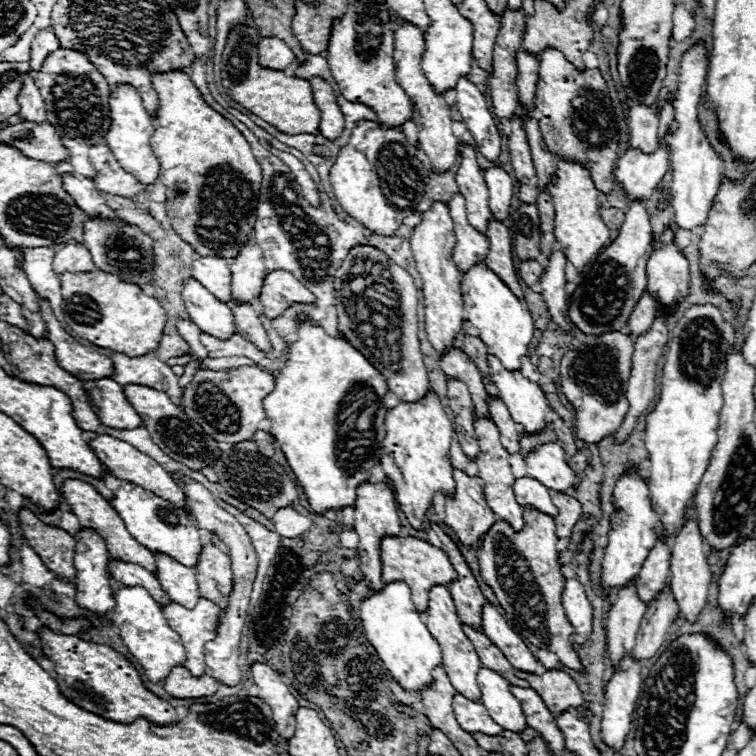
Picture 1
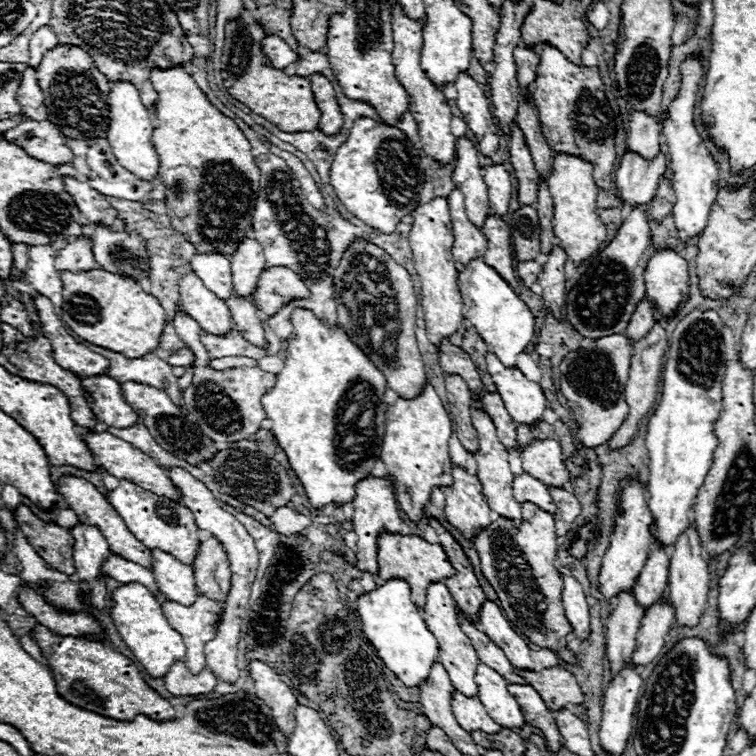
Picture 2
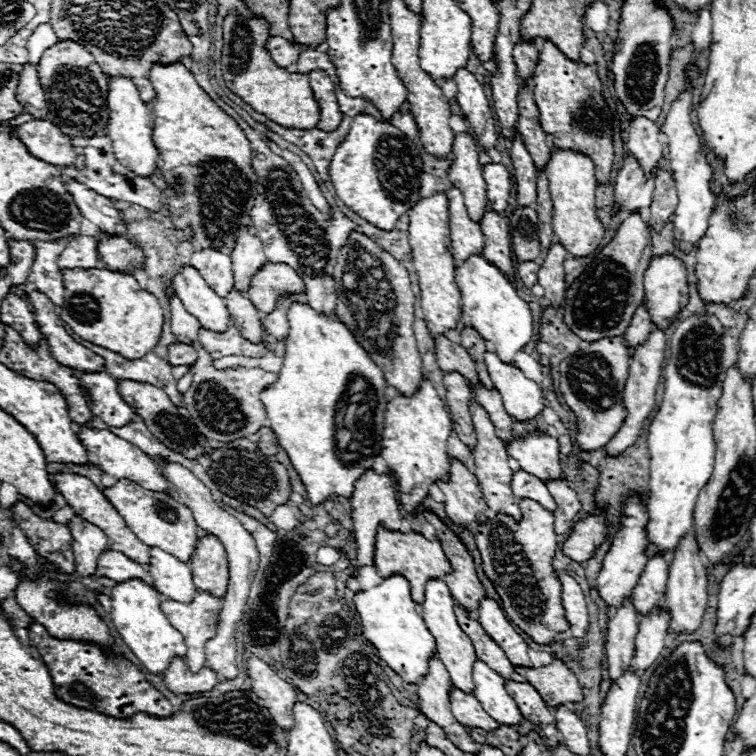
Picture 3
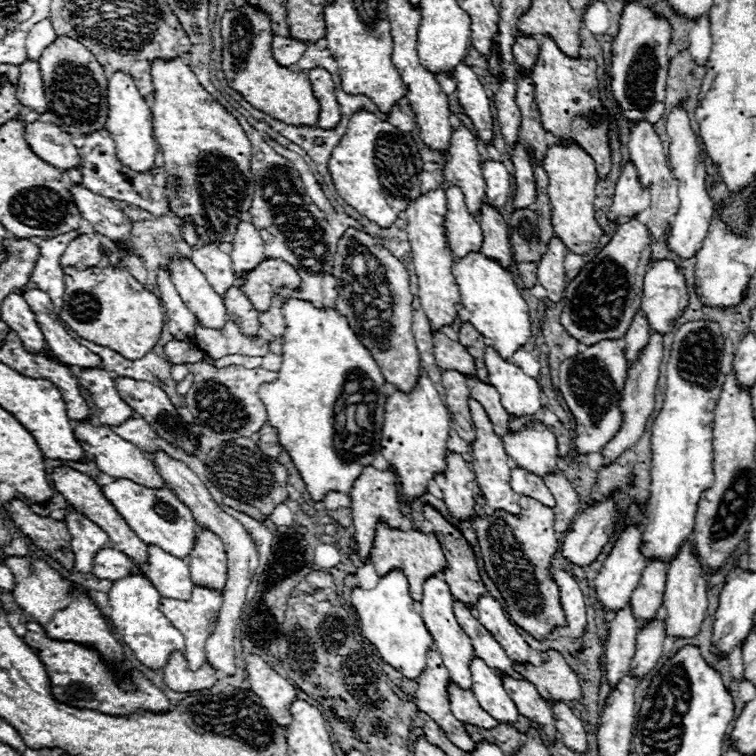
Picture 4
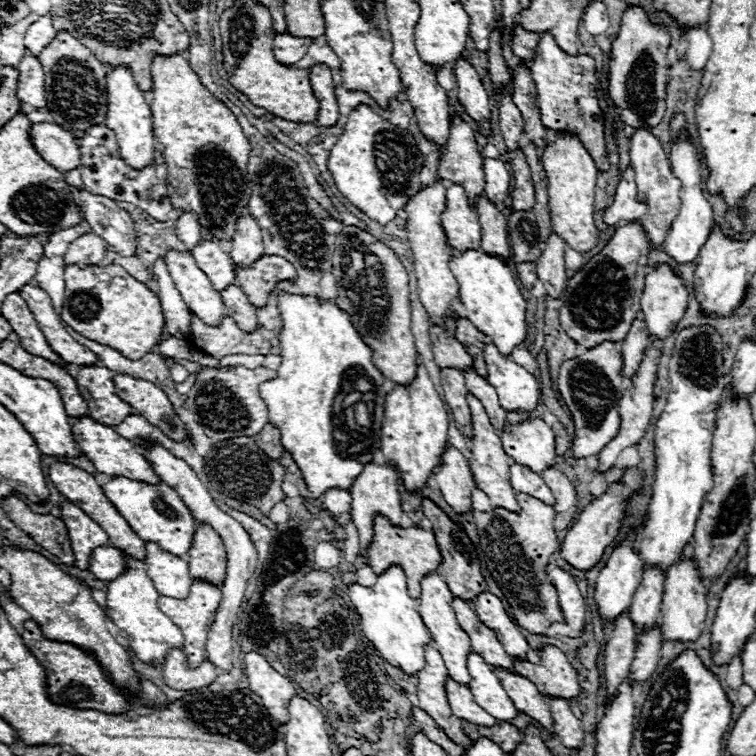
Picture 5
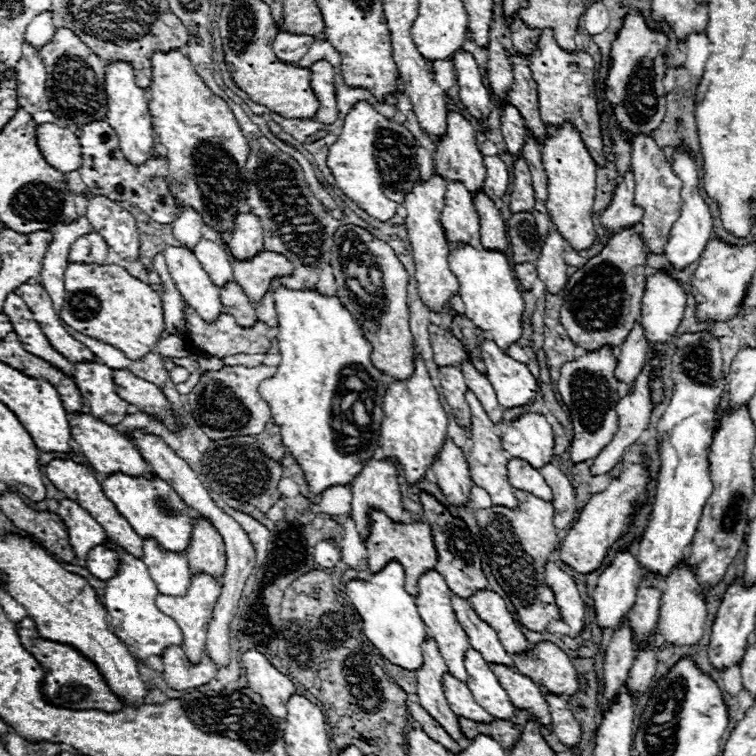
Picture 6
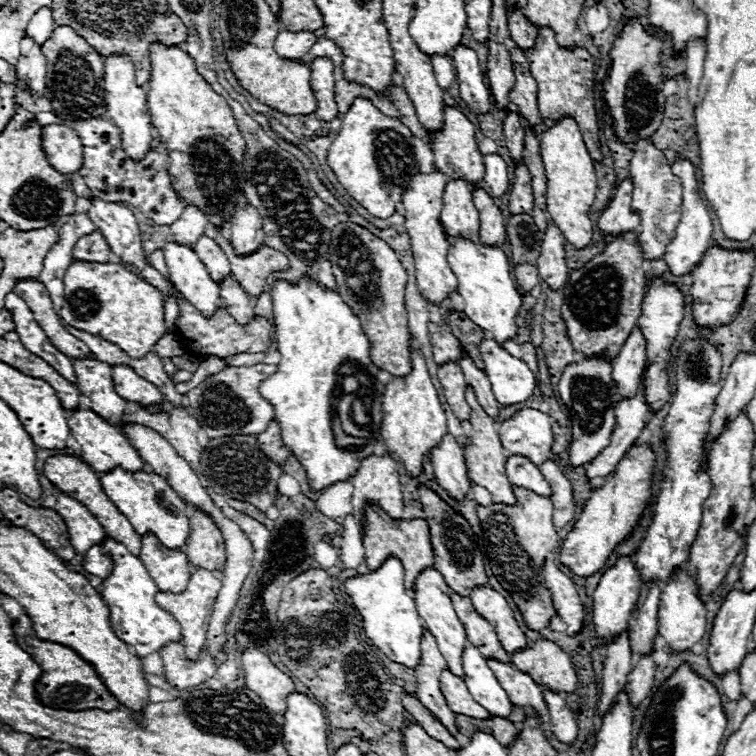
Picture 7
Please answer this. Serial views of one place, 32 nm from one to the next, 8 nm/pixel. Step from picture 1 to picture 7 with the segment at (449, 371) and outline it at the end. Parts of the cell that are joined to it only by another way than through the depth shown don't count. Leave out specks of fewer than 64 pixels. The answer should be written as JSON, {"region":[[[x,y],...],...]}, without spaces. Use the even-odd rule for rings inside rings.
{"region":[[[440,332],[432,334],[432,350],[434,350],[434,362],[436,364],[448,364],[450,360],[460,360],[462,358],[462,344],[450,334],[450,332]]]}

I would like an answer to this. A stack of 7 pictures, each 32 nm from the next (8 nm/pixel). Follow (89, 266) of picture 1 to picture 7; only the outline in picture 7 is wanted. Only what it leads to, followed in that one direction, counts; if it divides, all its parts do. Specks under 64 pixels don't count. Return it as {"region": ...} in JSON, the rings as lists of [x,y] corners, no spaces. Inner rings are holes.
{"region":[[[92,232],[88,236],[82,236],[82,240],[78,240],[78,244],[74,244],[72,256],[78,262],[100,262],[102,264],[102,262],[108,262],[110,246],[102,234]]]}

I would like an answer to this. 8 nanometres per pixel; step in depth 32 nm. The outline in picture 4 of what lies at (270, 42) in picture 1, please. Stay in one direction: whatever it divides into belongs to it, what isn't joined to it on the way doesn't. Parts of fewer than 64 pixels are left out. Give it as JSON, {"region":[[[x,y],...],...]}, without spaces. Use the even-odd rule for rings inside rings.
{"region":[[[274,36],[272,40],[272,56],[278,60],[282,66],[296,64],[302,56],[302,52],[308,48],[308,44],[294,40],[294,38],[284,38],[284,36]]]}

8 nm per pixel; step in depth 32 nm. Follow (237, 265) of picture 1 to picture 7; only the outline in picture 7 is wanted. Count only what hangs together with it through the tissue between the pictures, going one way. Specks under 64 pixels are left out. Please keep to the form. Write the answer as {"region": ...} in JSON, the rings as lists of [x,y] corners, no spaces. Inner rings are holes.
{"region":[[[250,204],[246,208],[236,208],[230,222],[228,238],[234,252],[238,252],[240,256],[246,256],[246,252],[256,252],[262,246],[262,218]]]}

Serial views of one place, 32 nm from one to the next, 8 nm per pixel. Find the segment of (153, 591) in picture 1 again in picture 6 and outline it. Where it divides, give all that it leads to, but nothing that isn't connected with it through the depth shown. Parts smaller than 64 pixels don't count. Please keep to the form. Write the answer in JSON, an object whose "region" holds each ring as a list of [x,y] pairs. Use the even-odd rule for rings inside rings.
{"region":[[[96,546],[88,554],[86,568],[88,568],[88,572],[92,572],[100,580],[110,580],[118,572],[118,566],[120,566],[118,554],[112,548]]]}

